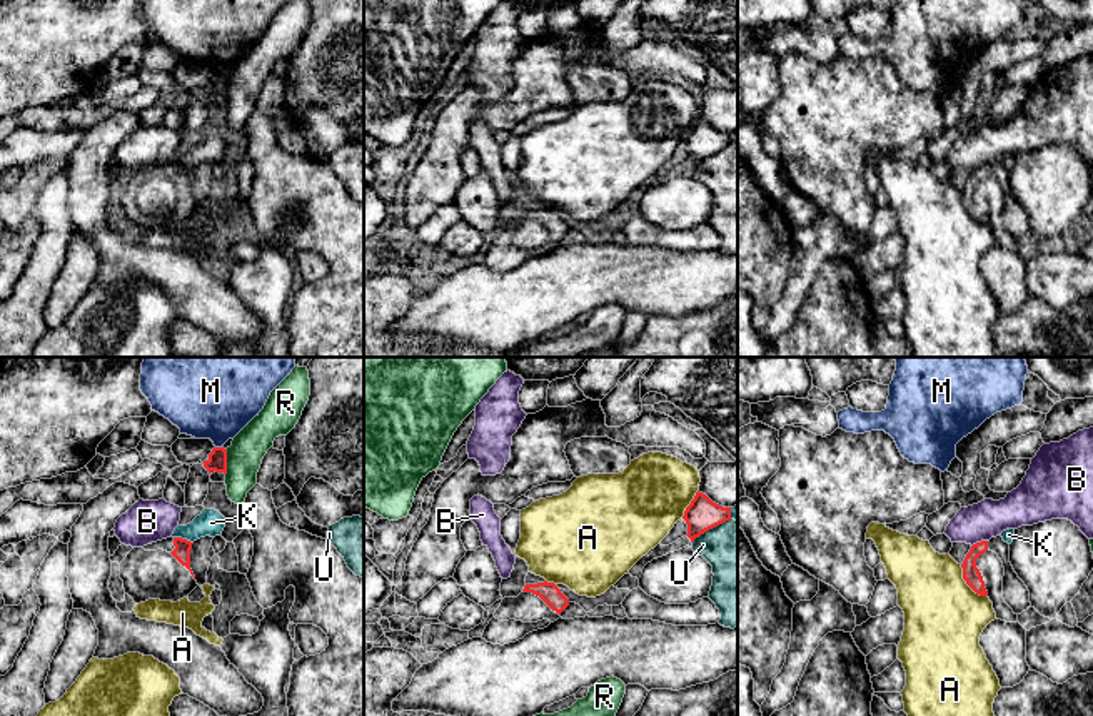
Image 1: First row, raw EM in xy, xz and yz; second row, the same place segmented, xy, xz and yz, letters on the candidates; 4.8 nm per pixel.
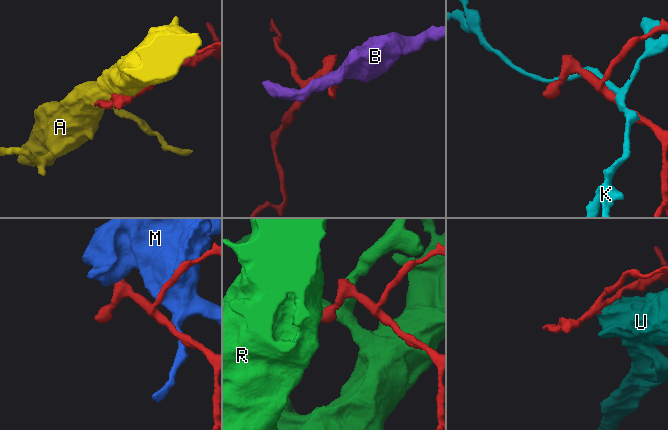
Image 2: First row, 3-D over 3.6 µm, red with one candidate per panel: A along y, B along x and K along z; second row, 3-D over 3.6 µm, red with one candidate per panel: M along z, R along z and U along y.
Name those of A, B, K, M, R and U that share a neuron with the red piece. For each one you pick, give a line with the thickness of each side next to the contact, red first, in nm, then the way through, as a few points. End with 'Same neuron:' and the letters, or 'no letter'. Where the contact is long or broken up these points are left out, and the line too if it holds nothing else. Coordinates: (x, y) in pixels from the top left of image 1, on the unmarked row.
Same neuron: no letter

